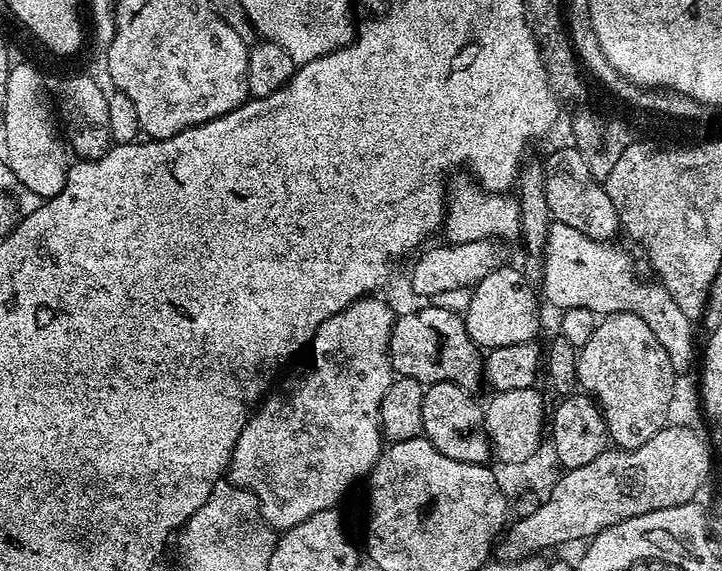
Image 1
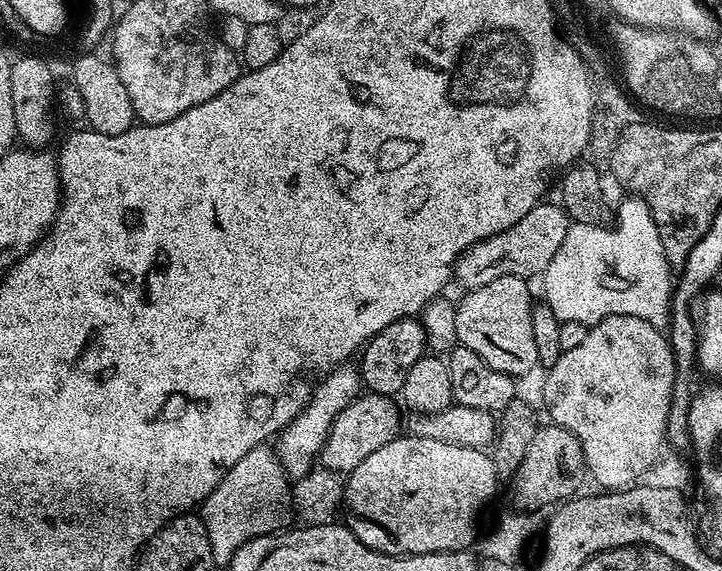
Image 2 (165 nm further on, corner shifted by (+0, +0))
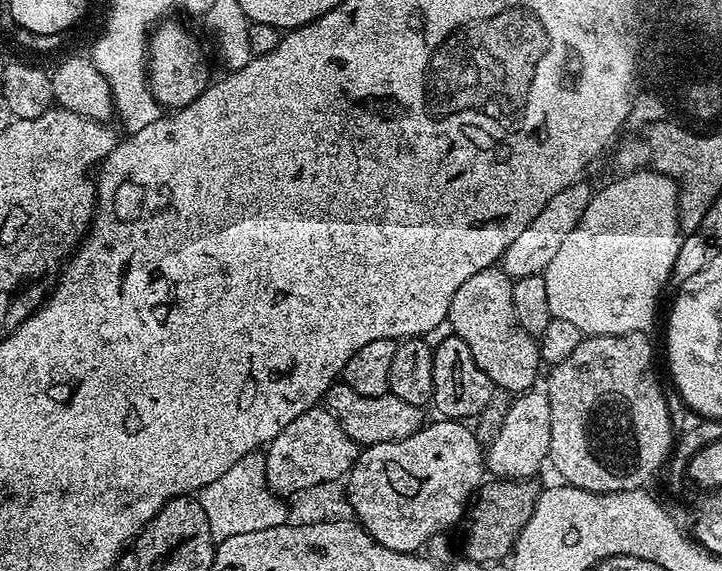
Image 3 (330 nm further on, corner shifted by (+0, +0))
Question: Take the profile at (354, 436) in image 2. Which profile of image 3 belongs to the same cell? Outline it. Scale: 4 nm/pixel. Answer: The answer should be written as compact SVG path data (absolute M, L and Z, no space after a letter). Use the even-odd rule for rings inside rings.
M317 406L298 414L282 433L275 436L265 451L266 476L269 488L280 496L293 496L308 486L328 483L331 480L343 481L359 458L361 449L342 430L342 426L334 418L334 414L327 407Z

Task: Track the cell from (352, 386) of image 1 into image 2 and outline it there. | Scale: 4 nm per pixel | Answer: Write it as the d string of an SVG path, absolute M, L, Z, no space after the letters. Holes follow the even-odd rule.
M345 362L333 368L315 385L312 399L309 400L308 405L285 428L281 429L274 444L280 467L289 477L299 478L310 471L314 461L319 457L320 449L328 440L328 433L332 430L333 422L346 411L353 400L361 395L361 392L362 377L357 365L352 362Z

